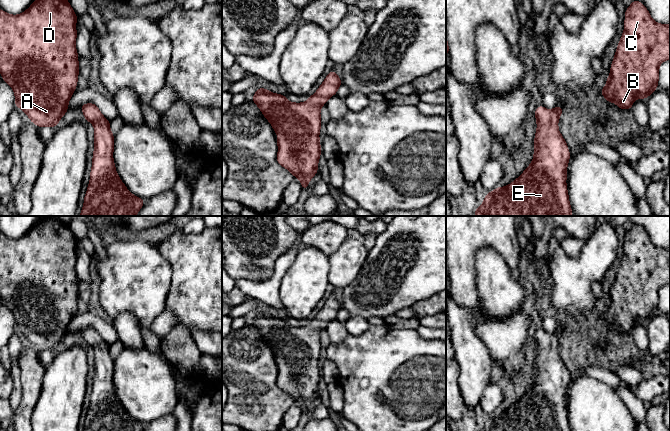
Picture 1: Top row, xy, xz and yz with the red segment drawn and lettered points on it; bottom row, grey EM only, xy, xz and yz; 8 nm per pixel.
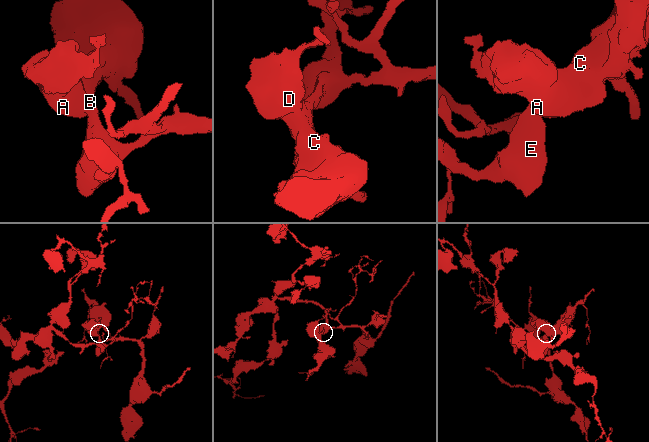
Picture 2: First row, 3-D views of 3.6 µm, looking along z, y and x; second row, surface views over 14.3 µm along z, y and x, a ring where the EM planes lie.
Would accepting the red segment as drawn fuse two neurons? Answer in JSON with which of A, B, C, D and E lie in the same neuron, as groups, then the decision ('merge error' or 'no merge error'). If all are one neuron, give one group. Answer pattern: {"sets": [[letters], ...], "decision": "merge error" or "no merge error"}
{"sets": [["A", "B", "C", "D", "E"]], "decision": "no merge error"}

